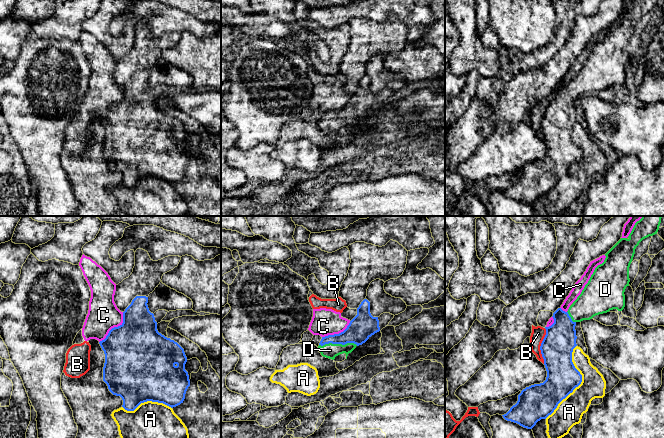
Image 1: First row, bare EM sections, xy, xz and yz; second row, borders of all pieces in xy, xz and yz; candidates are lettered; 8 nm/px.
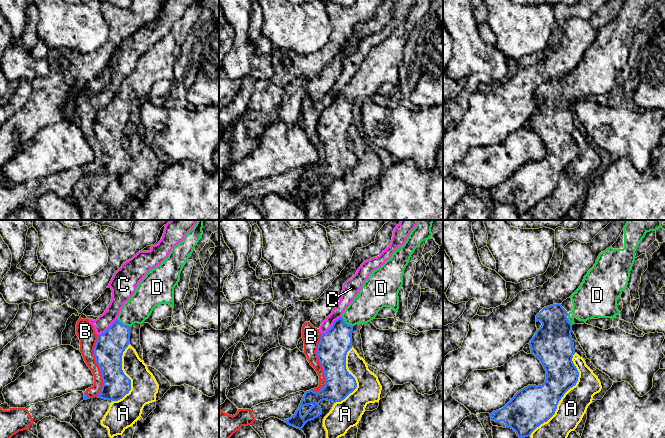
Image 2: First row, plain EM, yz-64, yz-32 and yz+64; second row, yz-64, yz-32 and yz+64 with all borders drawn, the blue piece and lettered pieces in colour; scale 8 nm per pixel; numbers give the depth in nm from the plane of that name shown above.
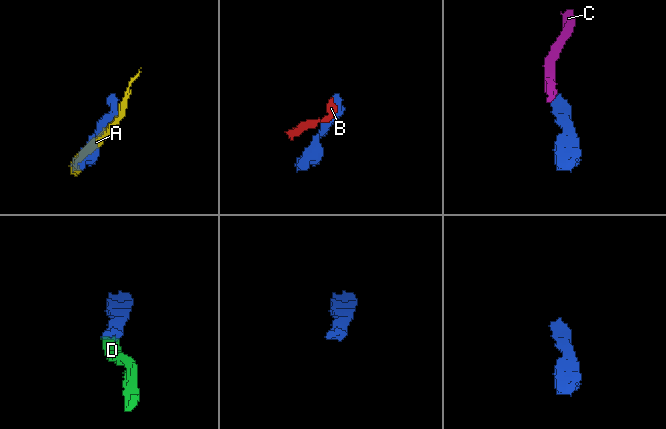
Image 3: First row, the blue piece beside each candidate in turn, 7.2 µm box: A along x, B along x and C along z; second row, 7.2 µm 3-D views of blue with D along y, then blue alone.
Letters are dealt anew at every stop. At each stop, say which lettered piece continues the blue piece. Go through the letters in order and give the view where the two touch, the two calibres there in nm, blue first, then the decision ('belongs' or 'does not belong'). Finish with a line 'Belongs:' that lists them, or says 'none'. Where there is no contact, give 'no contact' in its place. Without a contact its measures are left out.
A: yz | 260/220 nm | does not belong
B: yz | 260/110 nm | does not belong
C: xy | 480/260 nm | does not belong
D: xz | 200/120 nm | belongs
Belongs: D

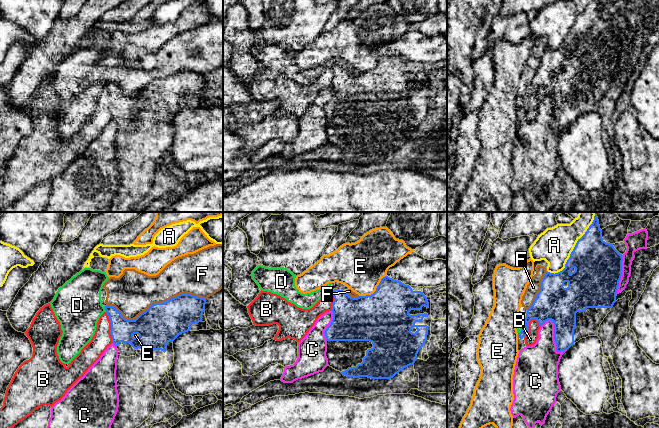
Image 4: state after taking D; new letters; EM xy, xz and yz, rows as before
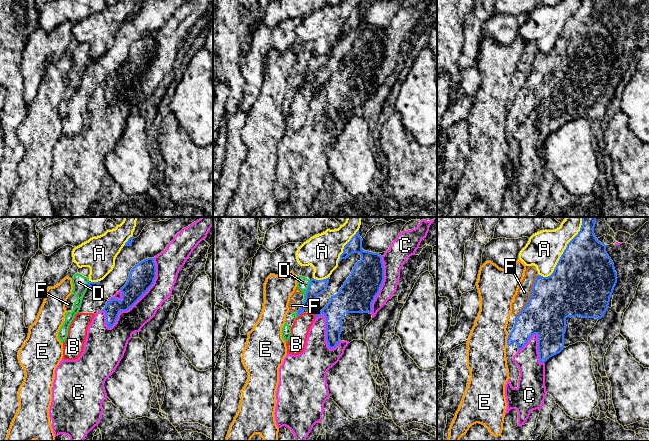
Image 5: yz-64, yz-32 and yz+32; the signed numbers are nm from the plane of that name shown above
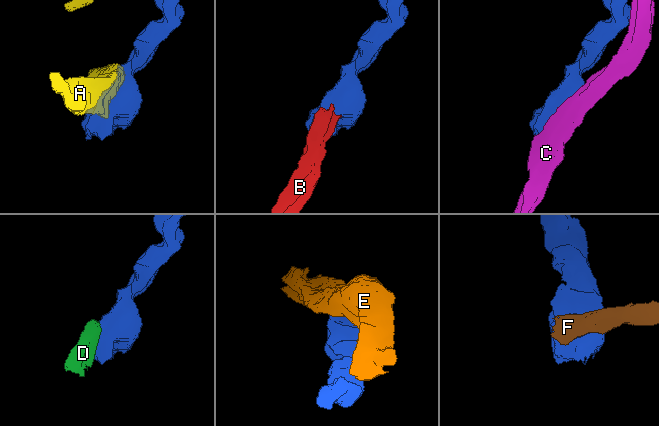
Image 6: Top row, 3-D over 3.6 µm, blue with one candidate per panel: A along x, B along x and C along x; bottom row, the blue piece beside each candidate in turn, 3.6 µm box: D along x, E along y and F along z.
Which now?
A: yz | 380/280 nm | does not belong
B: xy | 190/150 nm | does not belong
C: yz | 260/320 nm | does not belong
D: xy | 190/400 nm | does not belong
E: xz | 420/400 nm | does not belong
F: xy | 320/340 nm | does not belong
Belongs: none

